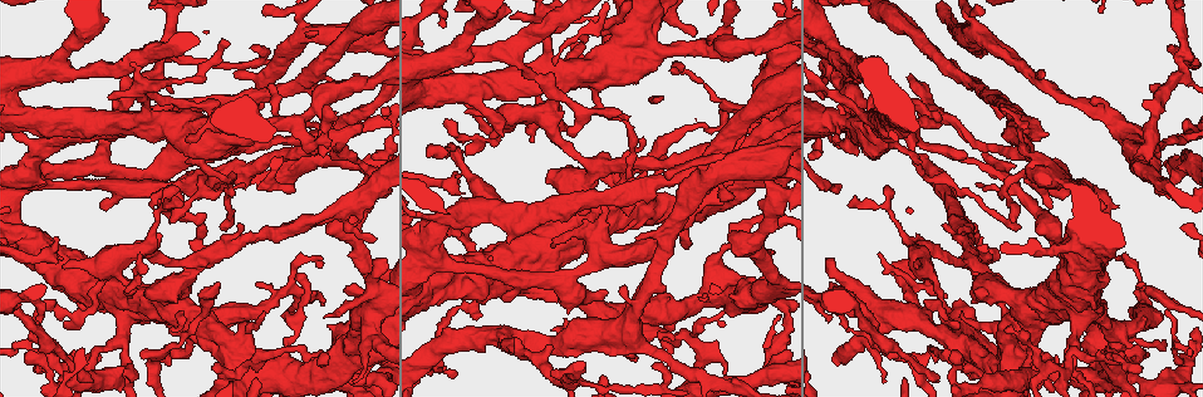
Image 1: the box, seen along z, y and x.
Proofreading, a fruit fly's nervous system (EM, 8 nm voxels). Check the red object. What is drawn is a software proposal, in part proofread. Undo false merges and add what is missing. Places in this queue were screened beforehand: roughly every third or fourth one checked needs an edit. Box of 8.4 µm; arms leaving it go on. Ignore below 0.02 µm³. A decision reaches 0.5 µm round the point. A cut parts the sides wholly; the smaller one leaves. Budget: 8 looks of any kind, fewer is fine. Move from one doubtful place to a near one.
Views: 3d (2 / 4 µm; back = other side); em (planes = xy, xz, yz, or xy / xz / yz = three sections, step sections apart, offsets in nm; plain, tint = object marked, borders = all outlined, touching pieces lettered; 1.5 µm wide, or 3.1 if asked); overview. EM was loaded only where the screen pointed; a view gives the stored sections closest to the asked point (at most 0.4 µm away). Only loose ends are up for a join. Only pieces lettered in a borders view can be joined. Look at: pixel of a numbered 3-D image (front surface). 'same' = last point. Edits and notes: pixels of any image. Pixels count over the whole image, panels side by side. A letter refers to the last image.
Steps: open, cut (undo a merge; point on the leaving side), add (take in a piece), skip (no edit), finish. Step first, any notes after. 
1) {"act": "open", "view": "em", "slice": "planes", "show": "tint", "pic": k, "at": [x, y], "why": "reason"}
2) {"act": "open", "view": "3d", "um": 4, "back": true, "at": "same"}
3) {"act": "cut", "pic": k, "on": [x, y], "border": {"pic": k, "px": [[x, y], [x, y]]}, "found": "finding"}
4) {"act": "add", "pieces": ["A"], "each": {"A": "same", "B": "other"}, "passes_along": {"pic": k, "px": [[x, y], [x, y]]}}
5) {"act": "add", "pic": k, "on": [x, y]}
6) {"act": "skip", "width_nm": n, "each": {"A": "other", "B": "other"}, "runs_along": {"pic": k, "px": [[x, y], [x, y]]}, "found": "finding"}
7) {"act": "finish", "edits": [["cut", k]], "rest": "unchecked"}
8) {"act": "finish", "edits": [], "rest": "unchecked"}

{"act": "open", "view": "em", "slice": "yz", "step": 8, "show": "borders", "pic": 1, "at": [436, 336], "why": "tapers out"}

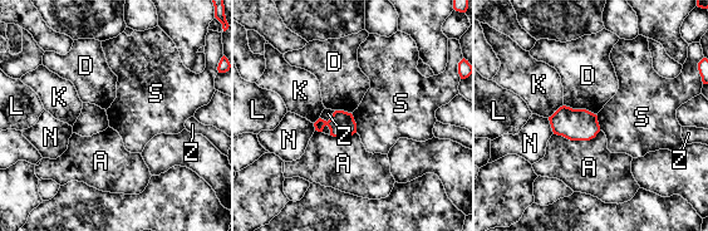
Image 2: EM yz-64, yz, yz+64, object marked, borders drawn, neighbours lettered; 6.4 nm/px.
{"act": "open", "view": "em", "slice": "planes", "show": "borders", "at": "same", "why": "another direction"}

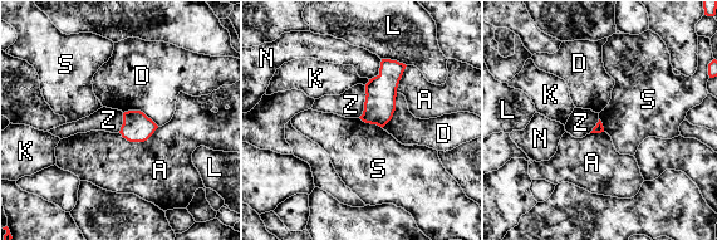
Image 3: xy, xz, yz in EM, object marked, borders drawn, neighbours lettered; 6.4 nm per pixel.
{"act": "skip", "each": {"A": "other", "D": "other", "K": "other", "L": "other", "N": "other", "S": "other", "Z": "other"}, "border": {"pic": 3, "px": [[359, 117], [382, 128]]}, "found": "no lettered piece goes on from it"}

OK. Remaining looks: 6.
{"act": "open", "view": "3d", "um": 2, "pic": 1, "at": [118, 373], "why": "narrows sharply"}

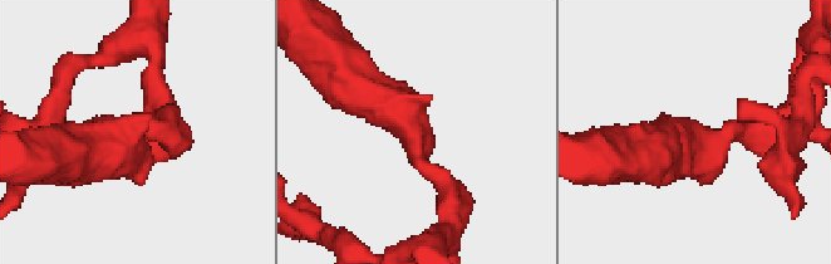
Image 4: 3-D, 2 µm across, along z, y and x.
{"act": "open", "view": "em", "slice": "planes", "show": "borders", "pic": 4, "at": [423, 166], "arm_widths_nm": [200, 380], "why": "shape alone is not enough"}

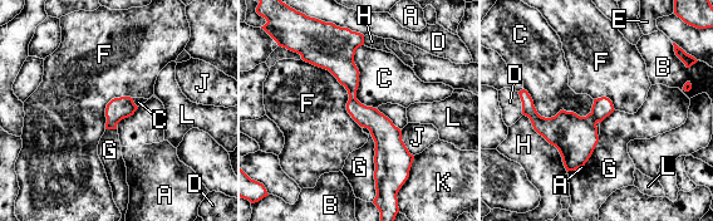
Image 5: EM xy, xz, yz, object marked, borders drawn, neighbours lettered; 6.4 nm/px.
{"act": "skip", "longest_contact_nm": ["F", 600], "each": {"A": "other", "B": "other", "C": "other", "D": "other", "E": "other", "F": "other", "G": "other", "H": "other", "J": "other", "K": "other", "L": "other"}, "runs_along": {"pic": 5, "px": [[353, 35], [353, 103], [384, 134], [378, 183]]}, "found": "one cell here"}

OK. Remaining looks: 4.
{"act": "open", "view": "em", "slice": "planes", "show": "plain", "pic": 1, "at": [603, 312]}

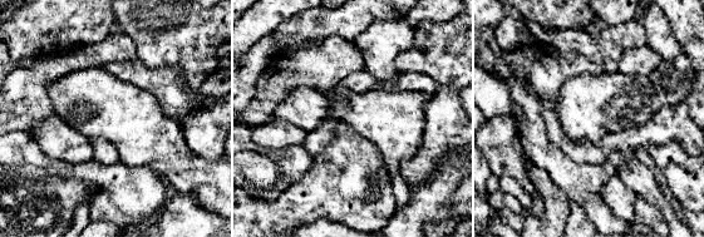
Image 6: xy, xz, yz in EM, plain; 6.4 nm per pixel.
{"act": "open", "view": "em", "slice": "planes", "show": "borders", "at": "same", "why": "what lies round it"}

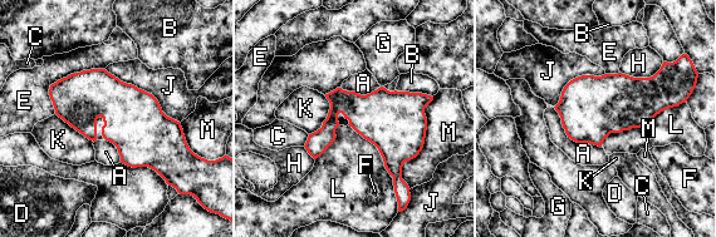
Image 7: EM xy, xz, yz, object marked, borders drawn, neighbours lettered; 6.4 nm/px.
{"act": "skip", "each": {"A": "other", "B": "other", "C": "other", "D": "other", "E": "other", "F": "other", "G": "other", "H": "other", "J": "other", "K": "other", "L": "other", "M": "other"}, "found": "one cell here"}

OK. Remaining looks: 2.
{"act": "finish", "edits": [], "rest": "unchecked"}

